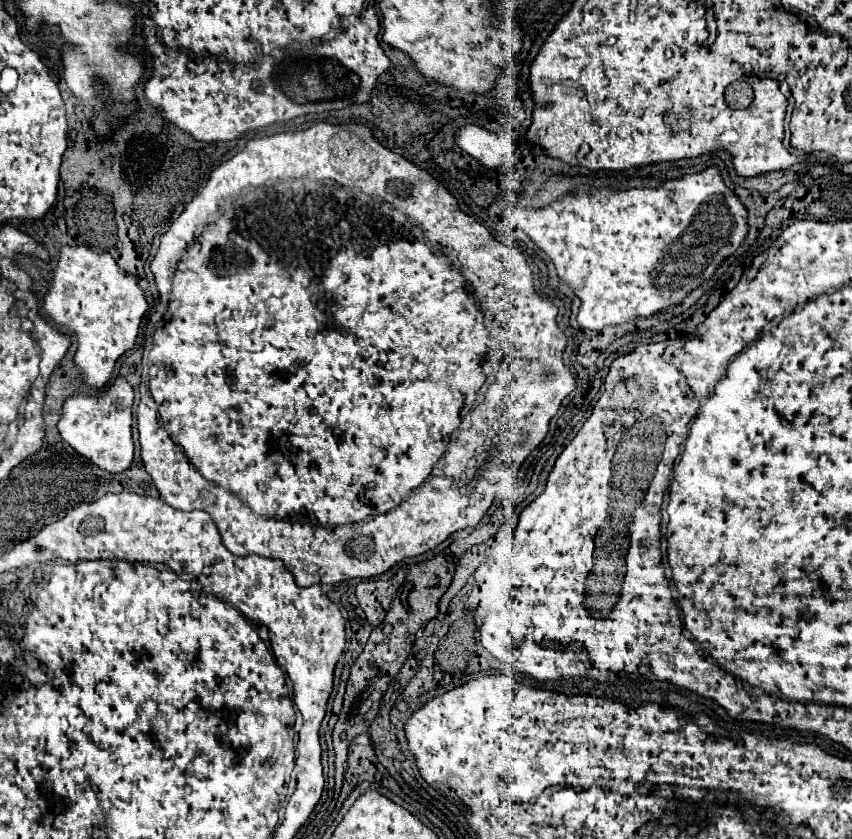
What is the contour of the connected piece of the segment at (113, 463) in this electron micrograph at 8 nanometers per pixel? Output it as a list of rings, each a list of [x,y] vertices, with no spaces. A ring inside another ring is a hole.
[[[114,380],[112,386],[108,386],[100,394],[74,394],[64,402],[64,414],[58,422],[60,436],[84,458],[92,460],[98,468],[122,474],[132,464],[134,444],[132,444],[132,400],[134,390],[124,380]]]

